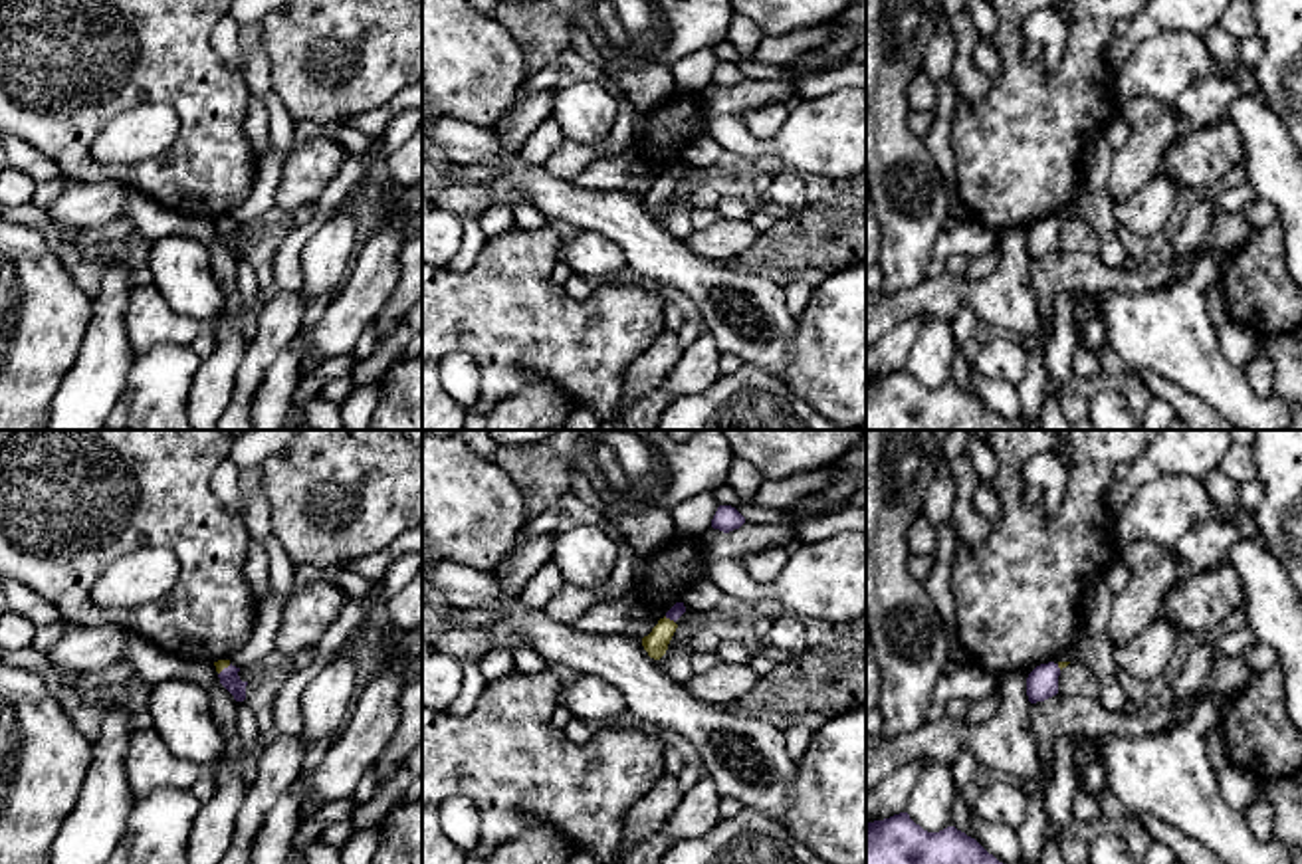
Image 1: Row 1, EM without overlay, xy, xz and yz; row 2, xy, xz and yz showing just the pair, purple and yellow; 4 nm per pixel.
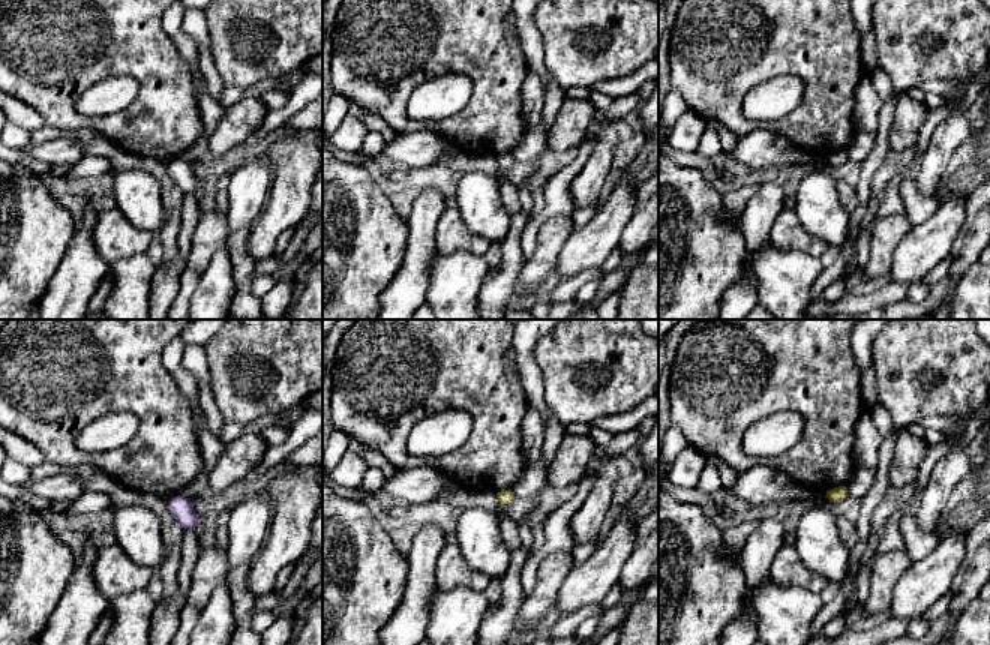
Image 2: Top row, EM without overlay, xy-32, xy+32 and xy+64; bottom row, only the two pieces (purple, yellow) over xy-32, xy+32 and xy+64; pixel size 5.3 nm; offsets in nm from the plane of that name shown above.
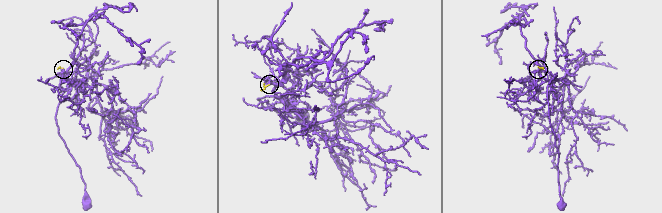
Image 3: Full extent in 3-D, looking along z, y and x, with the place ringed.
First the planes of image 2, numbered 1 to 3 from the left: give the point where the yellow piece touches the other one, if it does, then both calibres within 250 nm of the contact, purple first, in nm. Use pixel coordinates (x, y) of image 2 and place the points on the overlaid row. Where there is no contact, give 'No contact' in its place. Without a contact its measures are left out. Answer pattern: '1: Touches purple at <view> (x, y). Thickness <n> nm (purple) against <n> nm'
1: No contact
2: No contact
3: No contact

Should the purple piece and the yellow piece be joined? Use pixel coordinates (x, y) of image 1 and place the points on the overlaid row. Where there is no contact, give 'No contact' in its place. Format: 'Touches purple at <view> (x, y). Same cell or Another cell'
Touches purple at xz (670, 619). Same cell

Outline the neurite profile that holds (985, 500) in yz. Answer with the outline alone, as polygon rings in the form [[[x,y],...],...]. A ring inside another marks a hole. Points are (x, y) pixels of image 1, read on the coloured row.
[[[981,482],[973,491],[973,505],[981,515],[985,515],[991,523],[1001,517],[1001,503],[997,493],[991,487],[991,482]]]

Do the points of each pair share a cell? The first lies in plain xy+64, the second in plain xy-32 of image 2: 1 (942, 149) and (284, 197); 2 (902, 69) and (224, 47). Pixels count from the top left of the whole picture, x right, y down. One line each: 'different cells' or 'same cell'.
1: different cells
2: same cell

